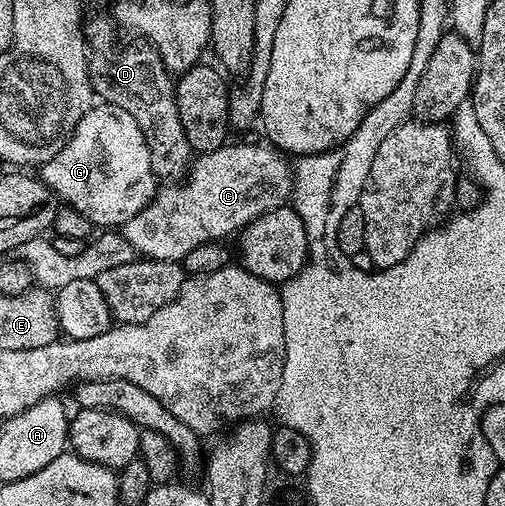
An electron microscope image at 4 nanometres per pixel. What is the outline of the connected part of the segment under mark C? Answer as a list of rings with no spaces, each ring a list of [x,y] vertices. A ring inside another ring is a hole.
[[[242,142],[239,146],[227,144],[199,153],[193,159],[185,179],[177,184],[163,185],[166,187],[163,190],[161,187],[154,199],[143,210],[136,212],[136,216],[132,216],[132,220],[128,220],[120,232],[142,258],[181,262],[188,256],[188,252],[192,252],[192,248],[205,242],[226,240],[230,233],[233,235],[241,231],[252,220],[264,216],[264,212],[287,205],[292,198],[294,179],[291,163],[286,163],[285,160],[287,161],[275,147],[269,144],[253,146],[250,142]]]

